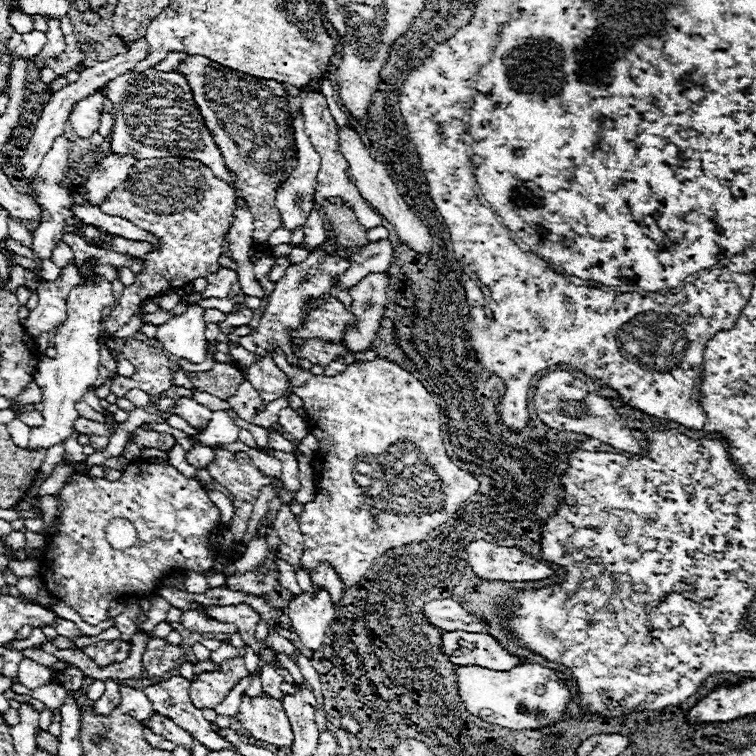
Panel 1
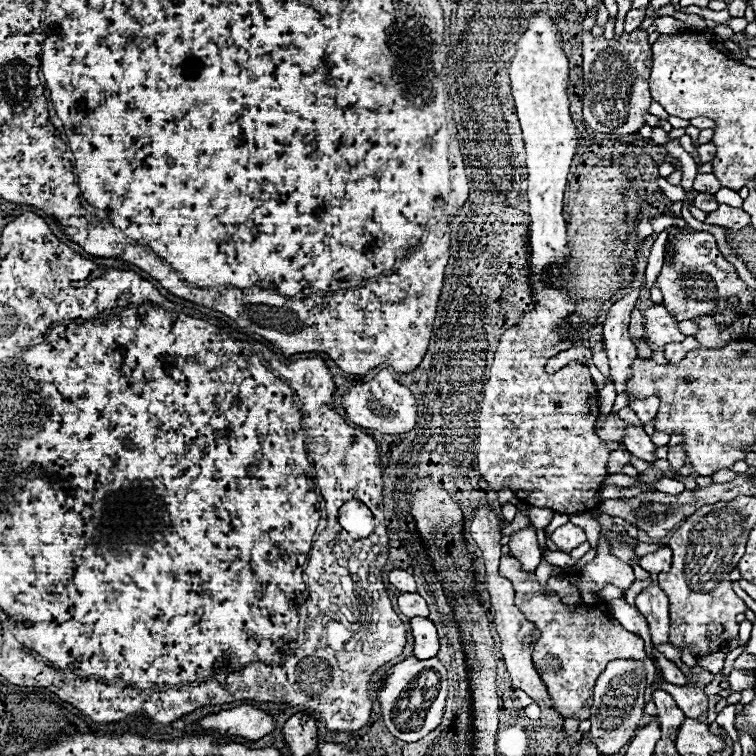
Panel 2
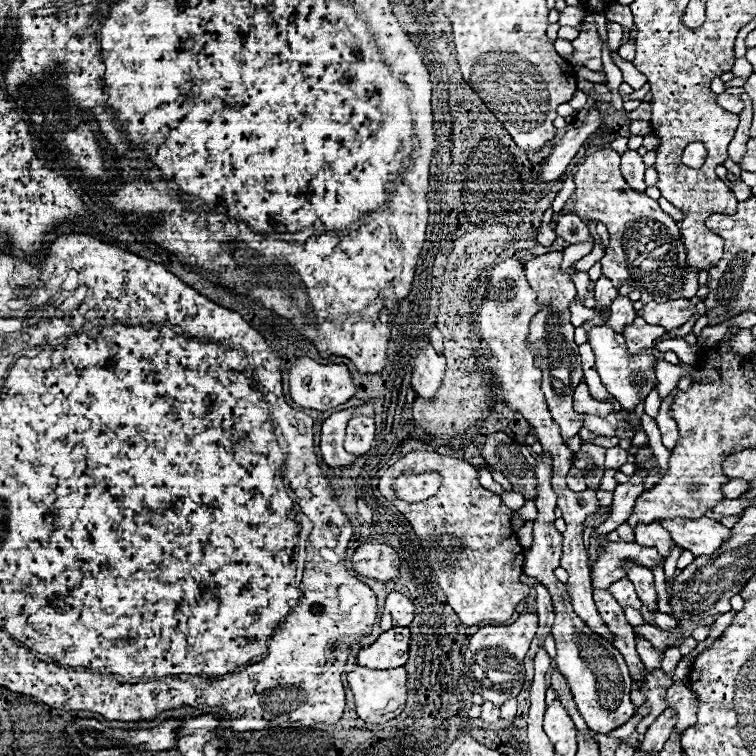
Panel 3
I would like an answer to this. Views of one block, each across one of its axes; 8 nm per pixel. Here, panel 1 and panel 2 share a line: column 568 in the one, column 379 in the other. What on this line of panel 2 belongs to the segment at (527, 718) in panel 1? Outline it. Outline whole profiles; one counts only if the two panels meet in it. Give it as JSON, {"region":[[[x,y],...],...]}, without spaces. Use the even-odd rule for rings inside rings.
{"region":[[[434,656],[428,660],[408,658],[390,668],[384,686],[378,690],[378,700],[382,704],[382,720],[388,730],[404,742],[418,742],[442,722],[442,714],[448,698],[448,678],[442,662]]]}

